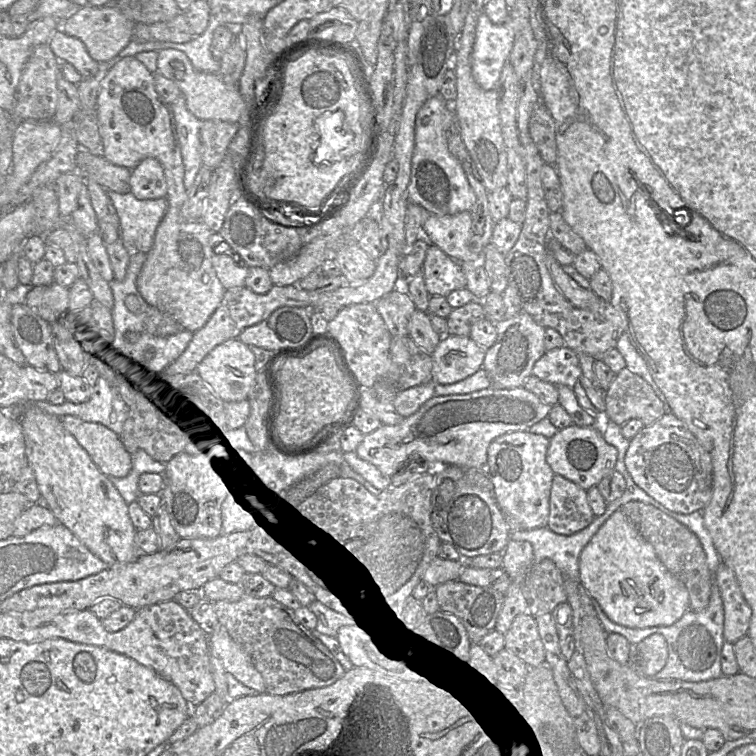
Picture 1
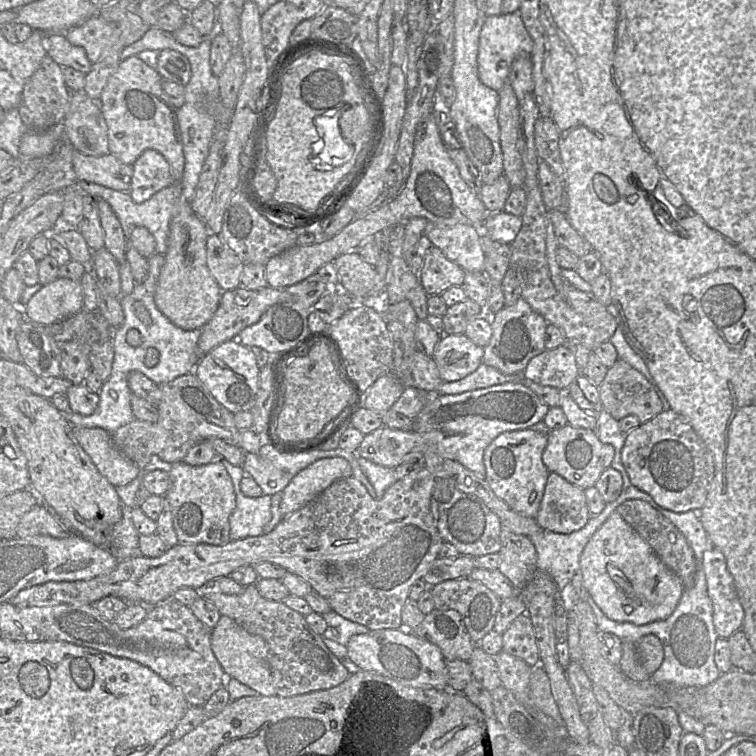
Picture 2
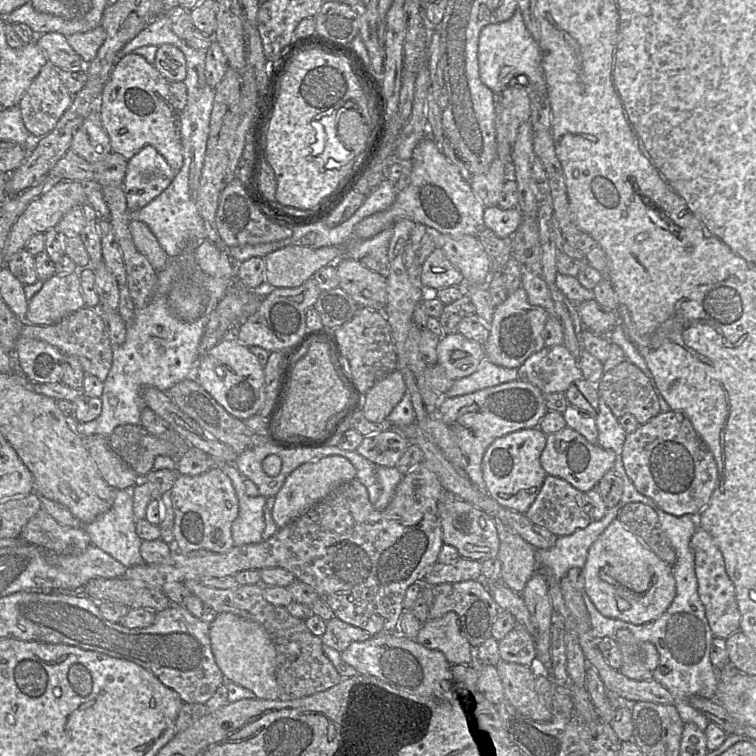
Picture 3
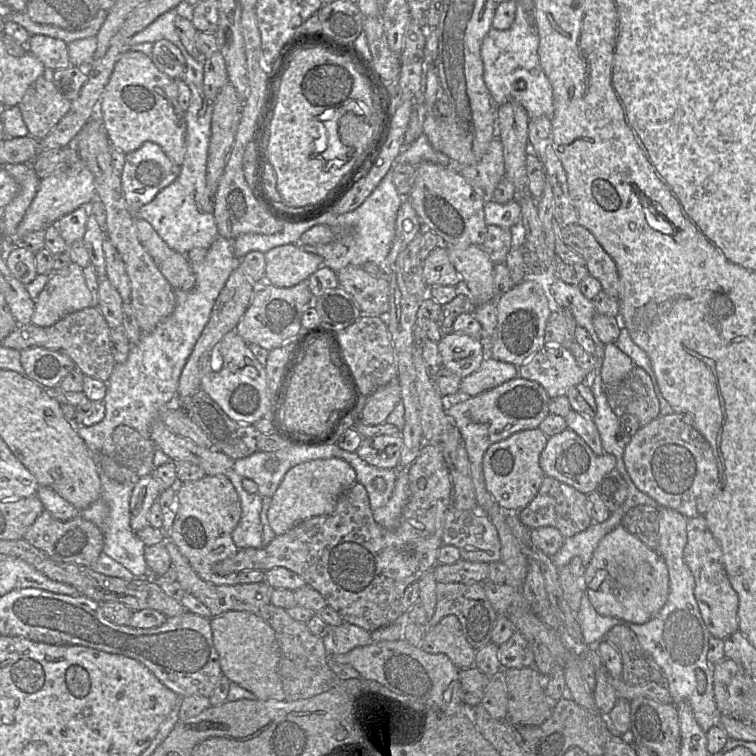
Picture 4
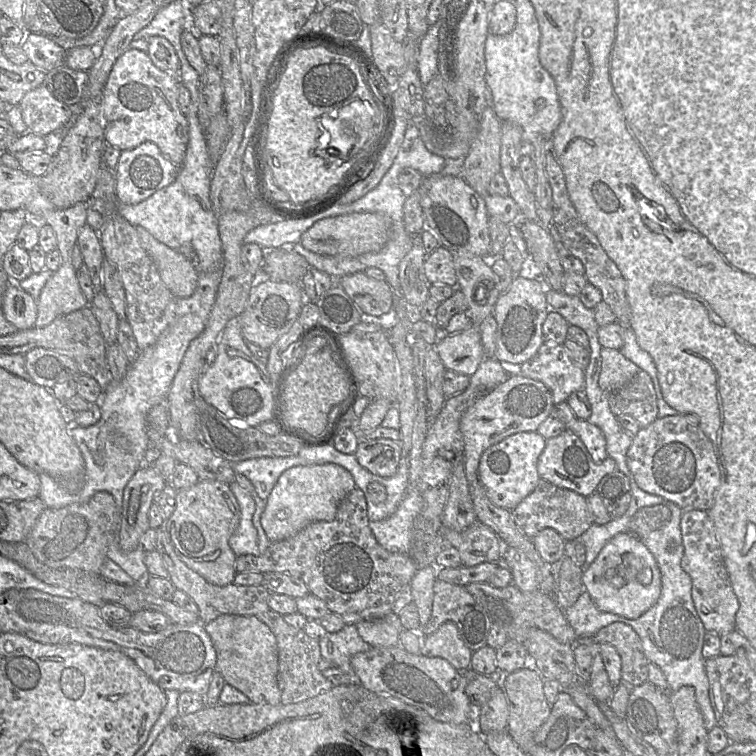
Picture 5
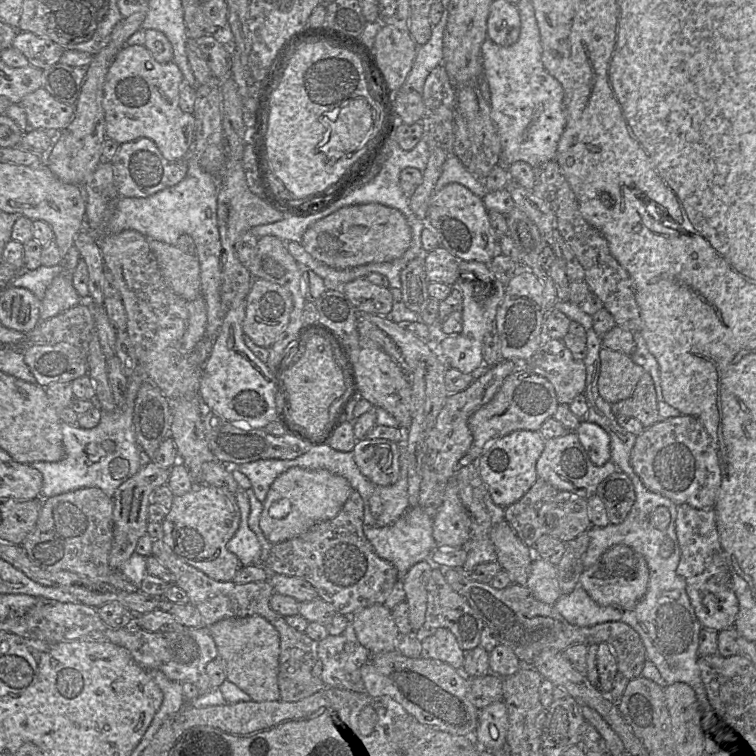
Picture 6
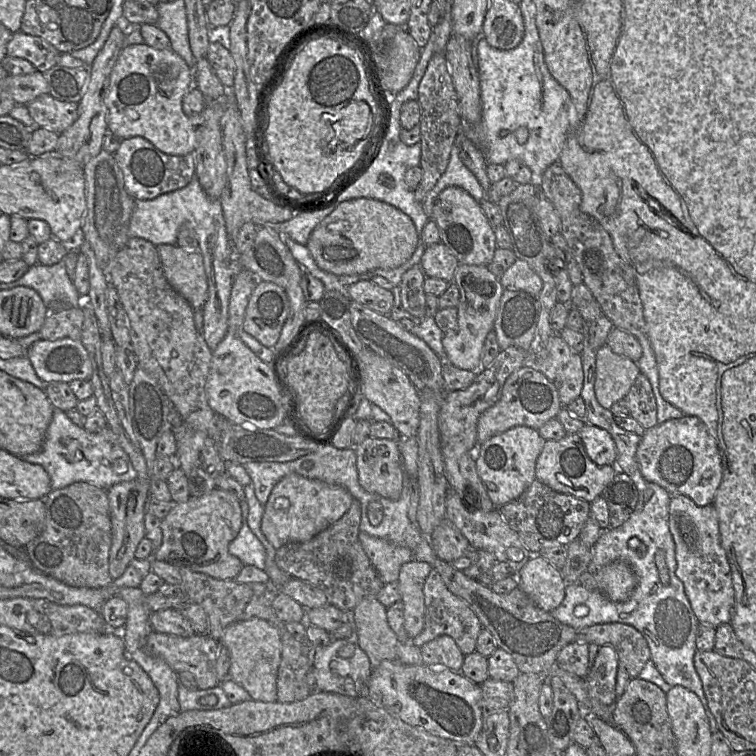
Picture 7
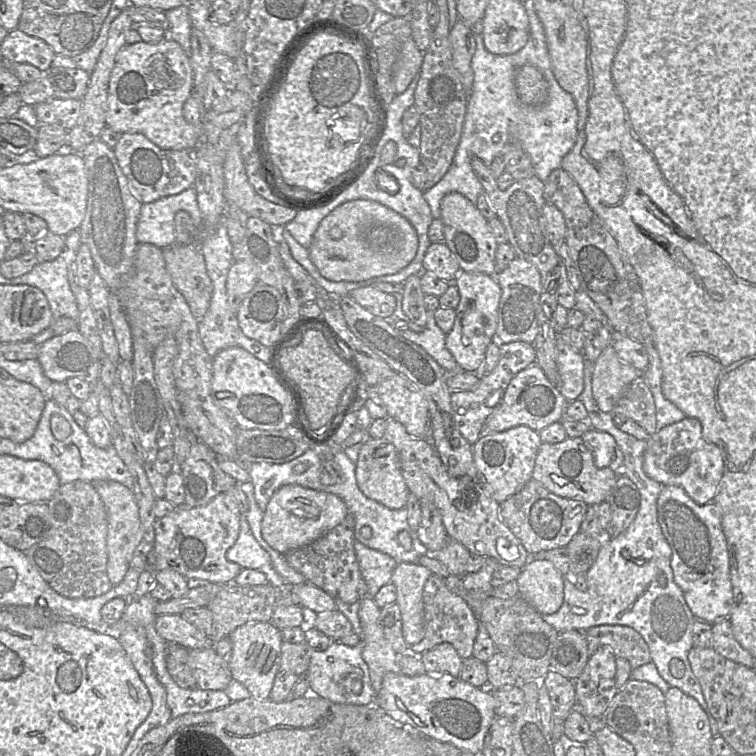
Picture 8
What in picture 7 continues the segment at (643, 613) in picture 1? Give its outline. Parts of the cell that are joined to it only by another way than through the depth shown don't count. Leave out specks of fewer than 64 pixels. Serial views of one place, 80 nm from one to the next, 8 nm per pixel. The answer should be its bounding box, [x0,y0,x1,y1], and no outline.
[576,561,637,602]

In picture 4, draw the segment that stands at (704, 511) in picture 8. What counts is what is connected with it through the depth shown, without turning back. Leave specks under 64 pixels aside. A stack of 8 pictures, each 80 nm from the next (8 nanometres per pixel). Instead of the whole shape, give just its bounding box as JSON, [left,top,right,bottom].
[683,515,739,640]

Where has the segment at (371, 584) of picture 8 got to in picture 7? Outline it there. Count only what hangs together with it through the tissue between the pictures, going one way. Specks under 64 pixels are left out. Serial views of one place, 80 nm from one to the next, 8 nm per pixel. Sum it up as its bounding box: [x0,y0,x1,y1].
[359,532,414,585]

